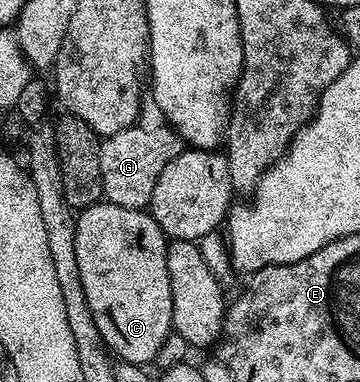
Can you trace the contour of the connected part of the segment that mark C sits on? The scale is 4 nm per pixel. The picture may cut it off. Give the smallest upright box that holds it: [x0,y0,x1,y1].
[74,202,172,366]

